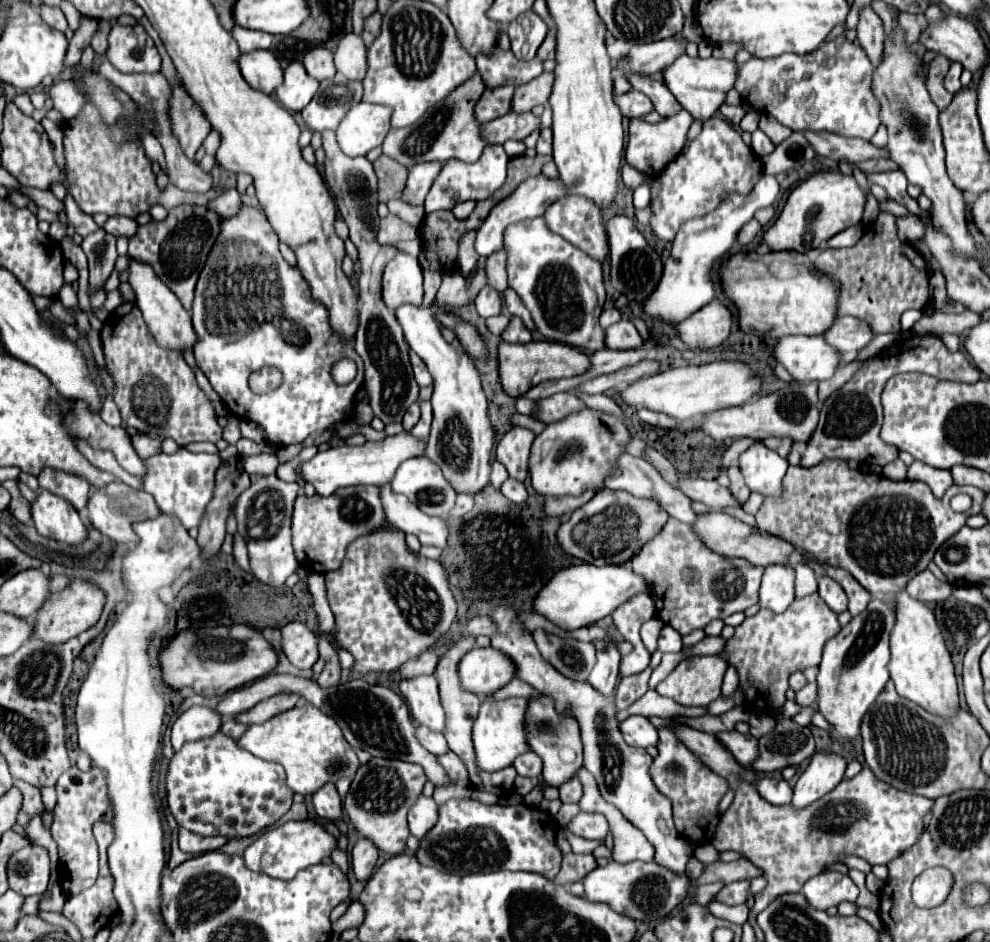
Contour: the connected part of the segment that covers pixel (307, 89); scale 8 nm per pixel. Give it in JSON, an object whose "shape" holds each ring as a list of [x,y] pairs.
{"shape":[[[290,63],[284,69],[284,83],[276,91],[276,99],[290,111],[302,111],[316,95],[318,81],[312,79],[302,63]]]}

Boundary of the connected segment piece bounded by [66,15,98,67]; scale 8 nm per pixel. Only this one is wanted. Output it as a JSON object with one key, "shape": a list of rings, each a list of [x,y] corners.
{"shape":[[[84,15],[80,17],[80,25],[74,31],[74,37],[70,39],[70,47],[66,53],[66,67],[80,63],[82,51],[86,45],[90,45],[90,39],[96,33],[96,29],[98,29],[98,21],[94,21],[92,17],[84,17]]]}

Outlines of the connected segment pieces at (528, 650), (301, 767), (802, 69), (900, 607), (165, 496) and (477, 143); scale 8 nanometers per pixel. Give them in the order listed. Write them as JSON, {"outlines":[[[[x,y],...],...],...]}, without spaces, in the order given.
{"outlines":[[[[498,605],[490,611],[490,617],[494,619],[494,623],[498,625],[498,635],[492,637],[492,647],[500,649],[502,653],[506,653],[508,657],[514,659],[516,663],[516,677],[526,681],[528,685],[532,685],[534,689],[538,689],[542,695],[548,695],[550,699],[554,699],[556,703],[556,711],[562,713],[562,715],[572,715],[578,723],[580,723],[580,735],[582,735],[582,743],[584,743],[584,767],[594,775],[596,783],[598,783],[598,789],[600,789],[600,795],[614,807],[618,807],[622,811],[622,815],[632,823],[636,825],[644,835],[646,839],[654,845],[656,849],[656,857],[654,861],[668,867],[670,871],[680,871],[678,875],[682,875],[686,871],[686,863],[688,863],[688,857],[694,853],[692,847],[686,843],[686,839],[682,835],[676,833],[674,829],[674,821],[672,821],[672,809],[670,809],[670,799],[666,799],[654,785],[654,781],[650,779],[650,765],[652,765],[652,757],[648,755],[646,749],[642,747],[630,747],[624,739],[622,739],[622,733],[620,733],[620,721],[616,719],[616,701],[614,701],[614,695],[600,695],[590,683],[584,683],[584,681],[574,681],[574,679],[568,679],[564,675],[560,675],[538,651],[532,635],[524,629],[524,625],[520,623],[516,611],[512,607],[504,607],[504,605]]],[[[312,705],[294,707],[260,725],[250,725],[238,743],[252,755],[280,763],[286,769],[288,787],[300,795],[312,795],[326,783],[336,783],[340,777],[352,779],[360,765],[336,721]]],[[[838,35],[816,51],[750,59],[738,67],[734,89],[758,113],[772,115],[792,131],[836,131],[870,141],[880,127],[880,103],[872,93],[872,63],[862,47]]],[[[906,591],[894,595],[896,601],[896,625],[890,635],[892,659],[888,663],[890,679],[896,685],[900,697],[906,697],[922,709],[942,719],[952,719],[960,709],[958,685],[950,651],[936,625],[934,613],[920,601],[912,599]]],[[[180,449],[176,455],[154,455],[146,461],[148,473],[144,477],[144,491],[152,493],[156,503],[160,505],[164,515],[176,517],[186,529],[198,527],[204,509],[208,501],[212,499],[214,491],[214,475],[220,467],[222,459],[220,455],[208,455],[208,453],[190,453],[186,449]]],[[[476,73],[472,79],[456,87],[444,101],[430,107],[416,123],[400,129],[390,129],[388,137],[382,143],[384,155],[392,157],[404,167],[412,167],[416,163],[424,161],[448,161],[448,159],[460,159],[466,163],[474,163],[480,153],[484,151],[486,143],[480,135],[480,123],[474,117],[474,105],[484,93],[484,81]]]]}

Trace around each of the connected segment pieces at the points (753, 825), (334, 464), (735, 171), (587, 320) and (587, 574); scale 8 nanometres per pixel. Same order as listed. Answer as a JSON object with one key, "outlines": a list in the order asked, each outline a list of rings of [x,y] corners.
{"outlines":[[[[676,727],[676,735],[682,743],[694,751],[716,775],[728,781],[734,791],[734,801],[720,817],[712,845],[718,851],[738,851],[758,869],[768,881],[766,887],[756,893],[754,913],[764,911],[774,899],[786,893],[800,893],[802,885],[822,873],[826,867],[840,861],[844,855],[856,855],[870,865],[886,865],[910,849],[924,831],[924,817],[932,809],[934,801],[922,795],[898,791],[896,787],[876,779],[868,767],[856,777],[842,779],[828,795],[816,799],[816,803],[796,809],[790,805],[770,805],[756,791],[758,775],[744,769],[716,735],[696,731],[690,727]]],[[[402,431],[398,435],[386,437],[382,441],[366,441],[360,447],[330,447],[324,453],[316,453],[308,463],[300,465],[300,471],[304,475],[304,481],[310,481],[318,495],[332,495],[336,487],[348,487],[348,485],[384,485],[388,483],[402,461],[420,457],[426,451],[426,441],[416,439],[410,431]]],[[[714,115],[704,121],[700,135],[690,143],[686,153],[680,153],[672,163],[668,163],[658,177],[662,181],[662,191],[650,203],[650,227],[658,239],[672,241],[684,221],[708,215],[722,203],[722,199],[728,197],[726,193],[750,193],[760,175],[760,157],[742,141],[740,133],[728,125],[726,119]]],[[[544,217],[524,219],[504,231],[504,249],[508,255],[508,287],[512,287],[526,309],[532,313],[536,329],[550,341],[566,343],[586,353],[604,347],[604,331],[598,325],[606,289],[602,265],[584,251],[552,233]]],[[[580,563],[556,571],[552,579],[536,595],[532,609],[562,629],[580,629],[604,619],[620,603],[624,603],[624,599],[632,597],[638,591],[650,593],[648,583],[640,575],[630,571],[628,565],[596,567],[592,563]]]]}

